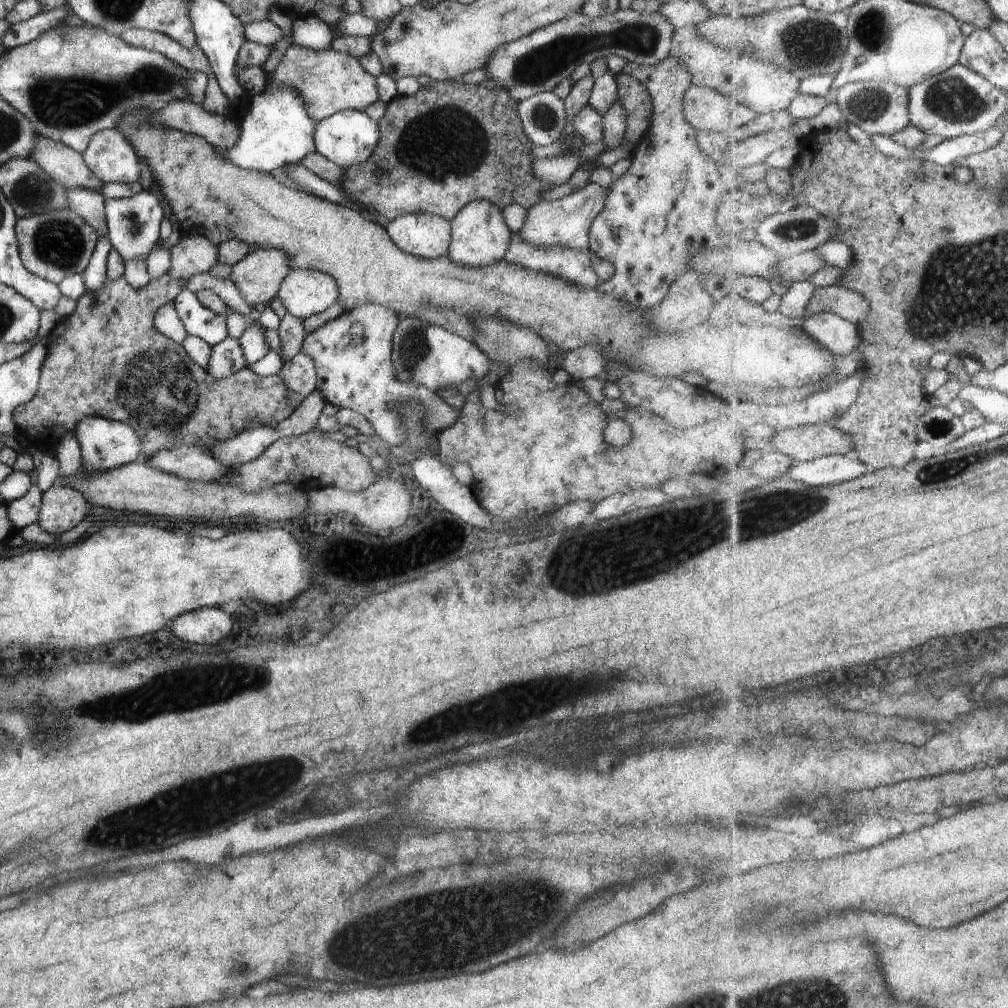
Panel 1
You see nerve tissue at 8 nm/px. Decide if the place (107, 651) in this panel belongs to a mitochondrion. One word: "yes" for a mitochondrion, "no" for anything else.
no

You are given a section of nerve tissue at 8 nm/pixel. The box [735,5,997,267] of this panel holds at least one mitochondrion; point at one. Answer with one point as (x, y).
(810, 43)

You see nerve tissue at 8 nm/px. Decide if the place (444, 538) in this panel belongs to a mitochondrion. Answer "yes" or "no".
no

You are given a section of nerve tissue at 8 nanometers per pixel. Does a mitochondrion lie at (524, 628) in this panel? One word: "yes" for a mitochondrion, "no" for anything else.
no

